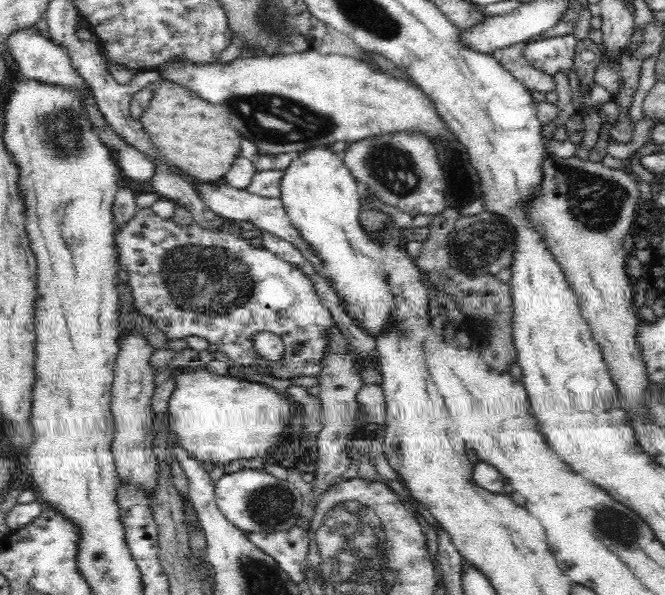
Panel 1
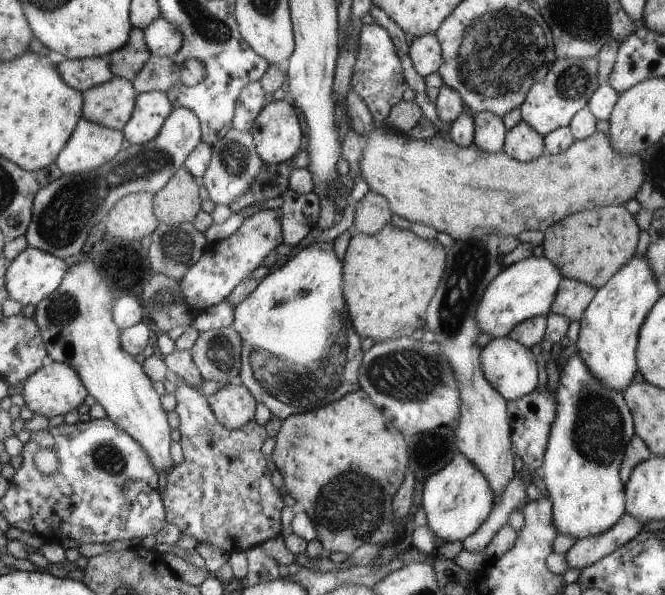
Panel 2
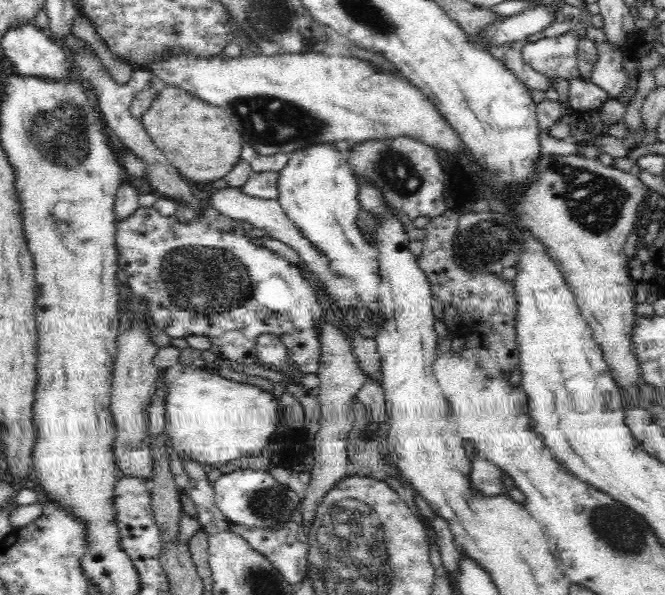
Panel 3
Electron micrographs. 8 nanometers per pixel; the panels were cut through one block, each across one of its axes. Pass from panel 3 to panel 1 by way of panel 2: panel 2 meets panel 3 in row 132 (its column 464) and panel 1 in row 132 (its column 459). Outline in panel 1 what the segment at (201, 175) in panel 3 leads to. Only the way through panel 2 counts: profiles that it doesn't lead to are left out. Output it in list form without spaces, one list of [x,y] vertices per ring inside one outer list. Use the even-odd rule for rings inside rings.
[[[166,80],[153,86],[152,98],[141,114],[139,121],[150,141],[152,141],[152,145],[166,156],[170,165],[177,170],[182,170],[184,174],[198,179],[198,181],[214,183],[225,176],[235,158],[240,156],[241,152],[240,134],[230,126],[226,112],[227,109],[222,108],[222,105],[212,104],[204,100],[200,95],[196,95],[192,89]]]

